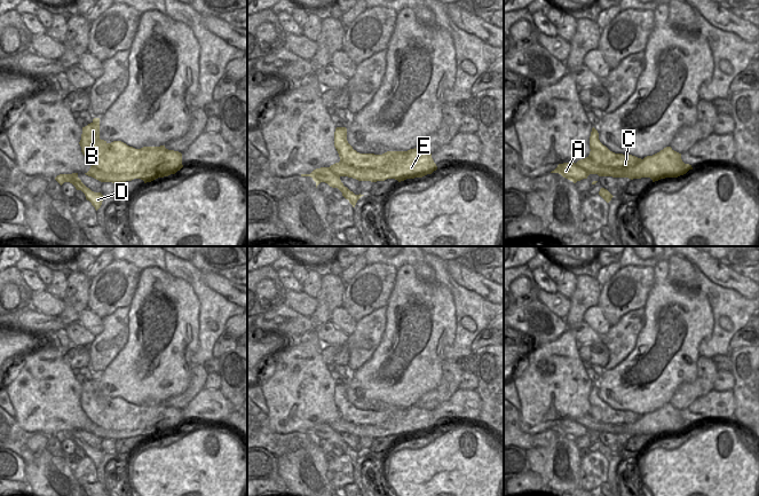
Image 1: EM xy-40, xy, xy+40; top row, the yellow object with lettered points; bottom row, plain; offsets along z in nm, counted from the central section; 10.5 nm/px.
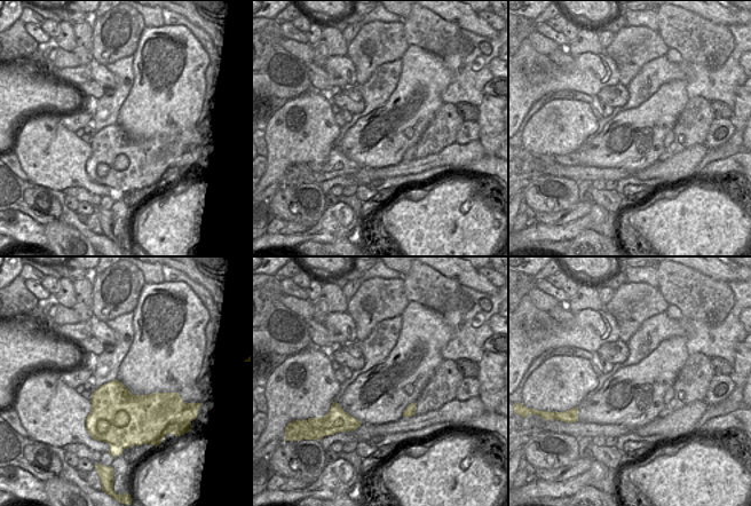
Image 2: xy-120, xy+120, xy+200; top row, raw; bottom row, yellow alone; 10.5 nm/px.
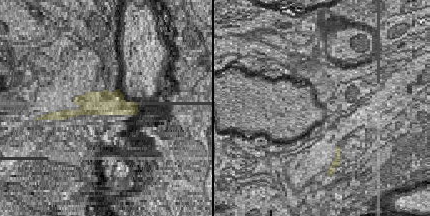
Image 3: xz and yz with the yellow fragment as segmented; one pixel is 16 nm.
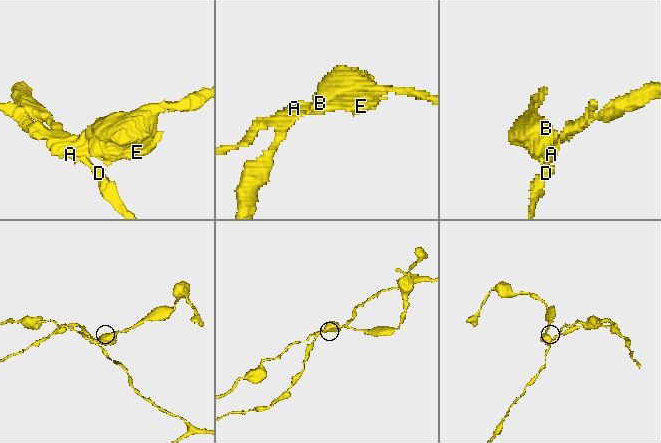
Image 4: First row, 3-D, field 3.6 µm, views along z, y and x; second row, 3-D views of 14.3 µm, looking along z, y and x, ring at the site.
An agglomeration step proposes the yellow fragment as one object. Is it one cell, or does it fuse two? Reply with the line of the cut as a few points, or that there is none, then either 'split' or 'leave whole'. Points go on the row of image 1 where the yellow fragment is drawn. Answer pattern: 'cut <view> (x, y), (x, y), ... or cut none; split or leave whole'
cut xy+40 (576, 163), (588, 174); split

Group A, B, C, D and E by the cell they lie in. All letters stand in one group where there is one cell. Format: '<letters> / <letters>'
A D / B C E

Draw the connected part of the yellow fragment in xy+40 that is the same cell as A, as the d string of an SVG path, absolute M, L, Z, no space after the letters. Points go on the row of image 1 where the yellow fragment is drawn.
M575 163L559 164L558 167L551 173L559 173L574 183L583 179L587 179L587 176L590 175L584 168L579 167Z

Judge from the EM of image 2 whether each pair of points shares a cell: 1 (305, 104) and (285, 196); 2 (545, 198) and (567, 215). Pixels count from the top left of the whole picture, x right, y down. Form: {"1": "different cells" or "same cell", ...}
{"1": "different cells", "2": "different cells"}

